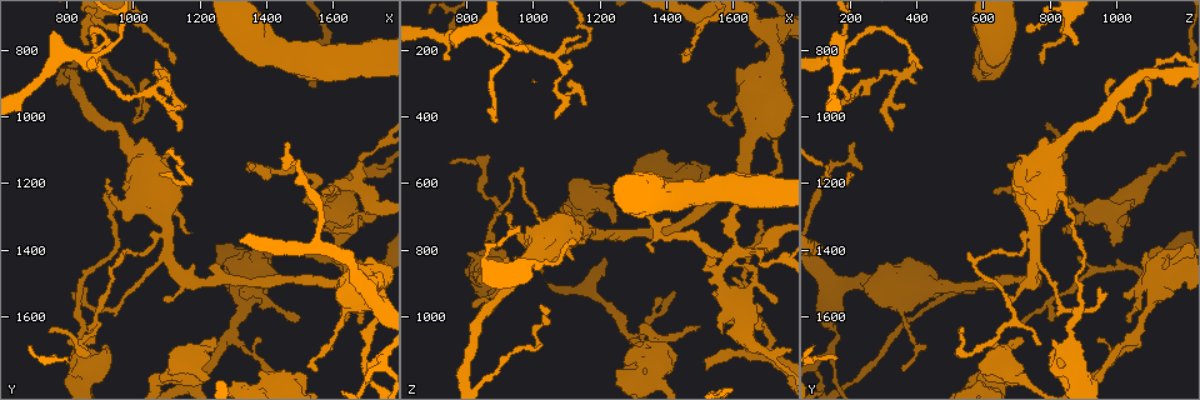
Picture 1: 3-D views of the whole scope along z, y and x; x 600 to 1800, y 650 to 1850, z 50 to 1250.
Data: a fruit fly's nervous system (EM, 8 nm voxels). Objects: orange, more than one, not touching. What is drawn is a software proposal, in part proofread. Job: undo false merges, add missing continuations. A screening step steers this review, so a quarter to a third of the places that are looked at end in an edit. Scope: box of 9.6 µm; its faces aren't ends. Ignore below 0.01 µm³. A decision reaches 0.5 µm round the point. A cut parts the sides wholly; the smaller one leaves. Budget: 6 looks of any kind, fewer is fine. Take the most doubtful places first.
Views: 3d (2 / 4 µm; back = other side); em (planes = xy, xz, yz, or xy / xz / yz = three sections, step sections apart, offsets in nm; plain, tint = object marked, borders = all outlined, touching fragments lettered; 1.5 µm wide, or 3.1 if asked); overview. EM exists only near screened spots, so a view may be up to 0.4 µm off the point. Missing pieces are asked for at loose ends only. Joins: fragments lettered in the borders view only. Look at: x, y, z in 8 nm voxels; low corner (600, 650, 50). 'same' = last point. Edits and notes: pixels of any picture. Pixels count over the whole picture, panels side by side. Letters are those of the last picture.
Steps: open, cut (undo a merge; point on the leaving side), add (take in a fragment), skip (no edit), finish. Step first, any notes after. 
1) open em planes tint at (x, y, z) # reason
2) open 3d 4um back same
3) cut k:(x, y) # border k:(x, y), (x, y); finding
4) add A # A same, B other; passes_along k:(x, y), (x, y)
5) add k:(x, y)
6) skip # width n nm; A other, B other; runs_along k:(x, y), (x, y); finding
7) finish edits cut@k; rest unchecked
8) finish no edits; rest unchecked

open em planes tint at (1510, 1420, 1150) # branch stops here

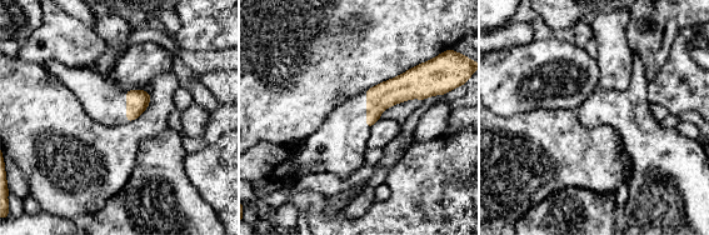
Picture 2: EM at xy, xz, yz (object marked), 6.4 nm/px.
open em planes borders same # what lies round it

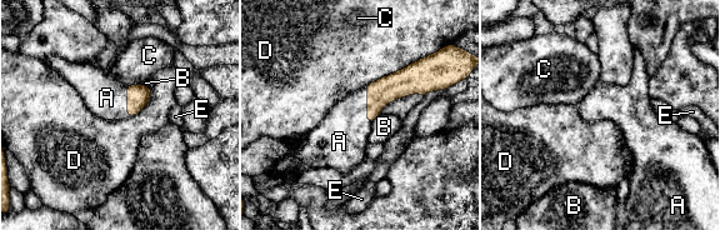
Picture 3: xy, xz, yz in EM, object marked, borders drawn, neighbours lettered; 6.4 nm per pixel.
add A # A same, B other, C other, D other, E other; it goes on there

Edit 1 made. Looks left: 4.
open overview

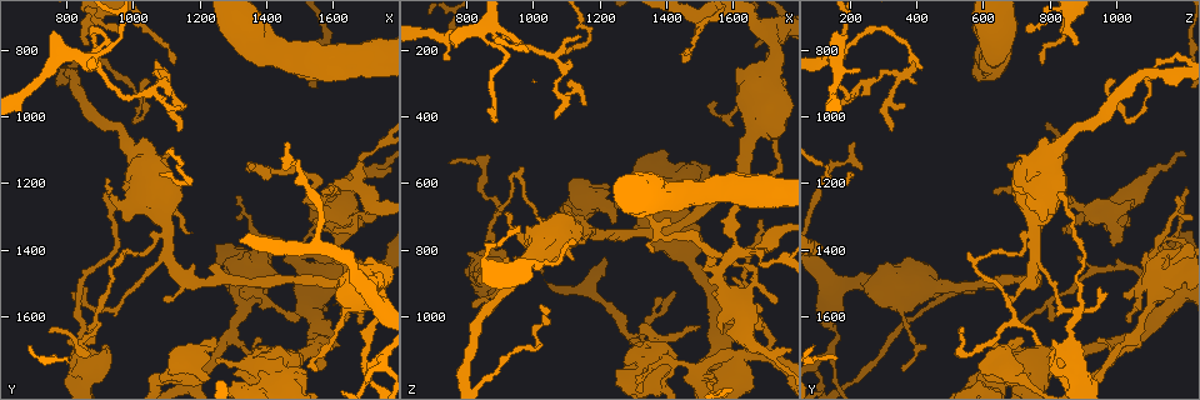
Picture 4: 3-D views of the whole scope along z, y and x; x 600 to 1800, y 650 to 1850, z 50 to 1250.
open em planes borders at (1170, 1350, 750) # thin end

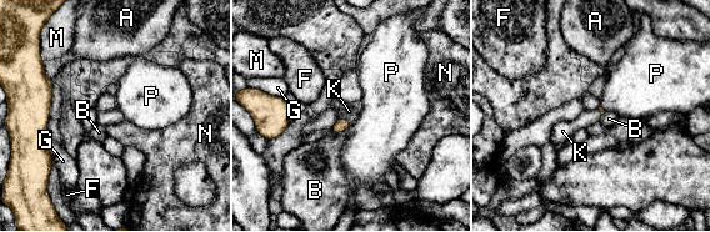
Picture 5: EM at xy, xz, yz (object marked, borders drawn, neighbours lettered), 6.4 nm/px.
add K # A other, B other, F other, G other, K same, M other, N other, P other; passes_along 5:(341, 125), (344, 119), (349, 111); it goes on there

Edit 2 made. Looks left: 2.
finish edits add@3, add@5; rest unchecked

